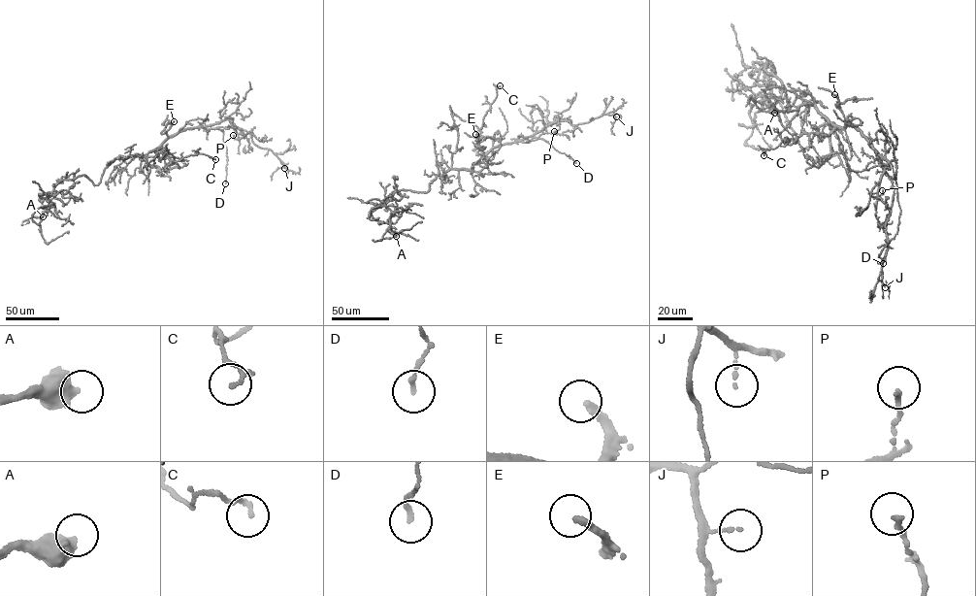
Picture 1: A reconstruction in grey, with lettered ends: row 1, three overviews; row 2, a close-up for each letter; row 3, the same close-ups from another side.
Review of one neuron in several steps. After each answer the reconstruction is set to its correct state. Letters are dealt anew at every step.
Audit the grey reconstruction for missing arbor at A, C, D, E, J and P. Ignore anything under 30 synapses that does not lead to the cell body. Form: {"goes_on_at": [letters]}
{"goes_on_at": []}

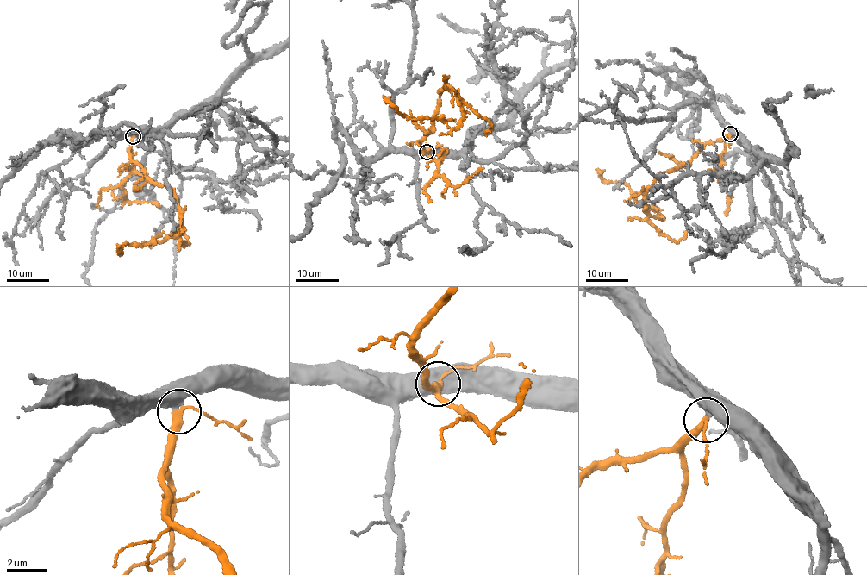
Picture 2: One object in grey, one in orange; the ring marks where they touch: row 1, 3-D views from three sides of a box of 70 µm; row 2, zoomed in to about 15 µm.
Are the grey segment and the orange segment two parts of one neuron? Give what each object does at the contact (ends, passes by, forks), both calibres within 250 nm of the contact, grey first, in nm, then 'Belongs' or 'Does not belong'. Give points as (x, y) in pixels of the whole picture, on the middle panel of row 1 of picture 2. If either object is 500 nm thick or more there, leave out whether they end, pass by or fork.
Thickness 650 nm (grey) against 260 nm. Belongs

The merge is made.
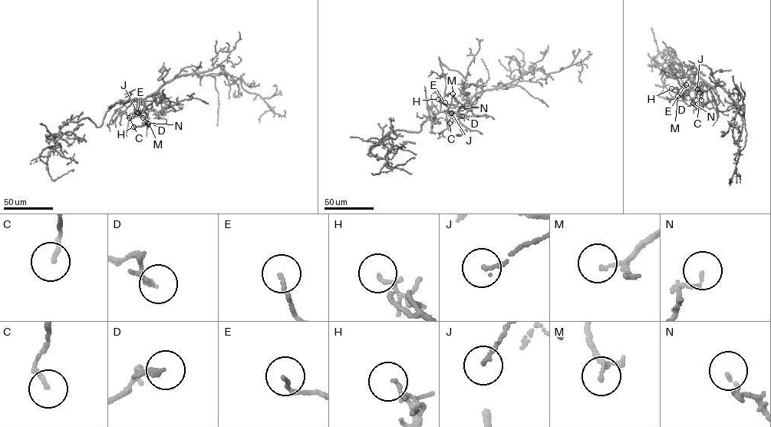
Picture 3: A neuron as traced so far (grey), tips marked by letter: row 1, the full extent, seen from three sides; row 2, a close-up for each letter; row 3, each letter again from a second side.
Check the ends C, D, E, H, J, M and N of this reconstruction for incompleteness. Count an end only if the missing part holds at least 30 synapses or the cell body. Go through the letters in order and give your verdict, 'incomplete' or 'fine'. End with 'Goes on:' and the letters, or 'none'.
C: fine
D: fine
E: fine
H: fine
J: fine
M: fine
N: fine
Goes on: none

